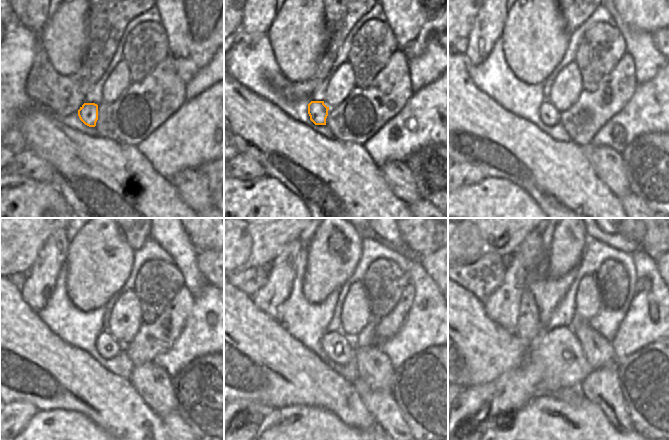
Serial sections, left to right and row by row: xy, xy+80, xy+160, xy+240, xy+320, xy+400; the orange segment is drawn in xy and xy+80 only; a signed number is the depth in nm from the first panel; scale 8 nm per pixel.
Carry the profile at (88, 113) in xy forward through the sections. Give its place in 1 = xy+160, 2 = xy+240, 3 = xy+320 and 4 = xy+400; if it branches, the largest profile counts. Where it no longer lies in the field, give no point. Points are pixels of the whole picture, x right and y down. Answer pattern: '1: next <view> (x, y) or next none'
1: next xy+160 (549, 115)
2: next xy+240 (107, 346)
3: next xy+320 (340, 348)
4: next xy+400 (555, 359)

